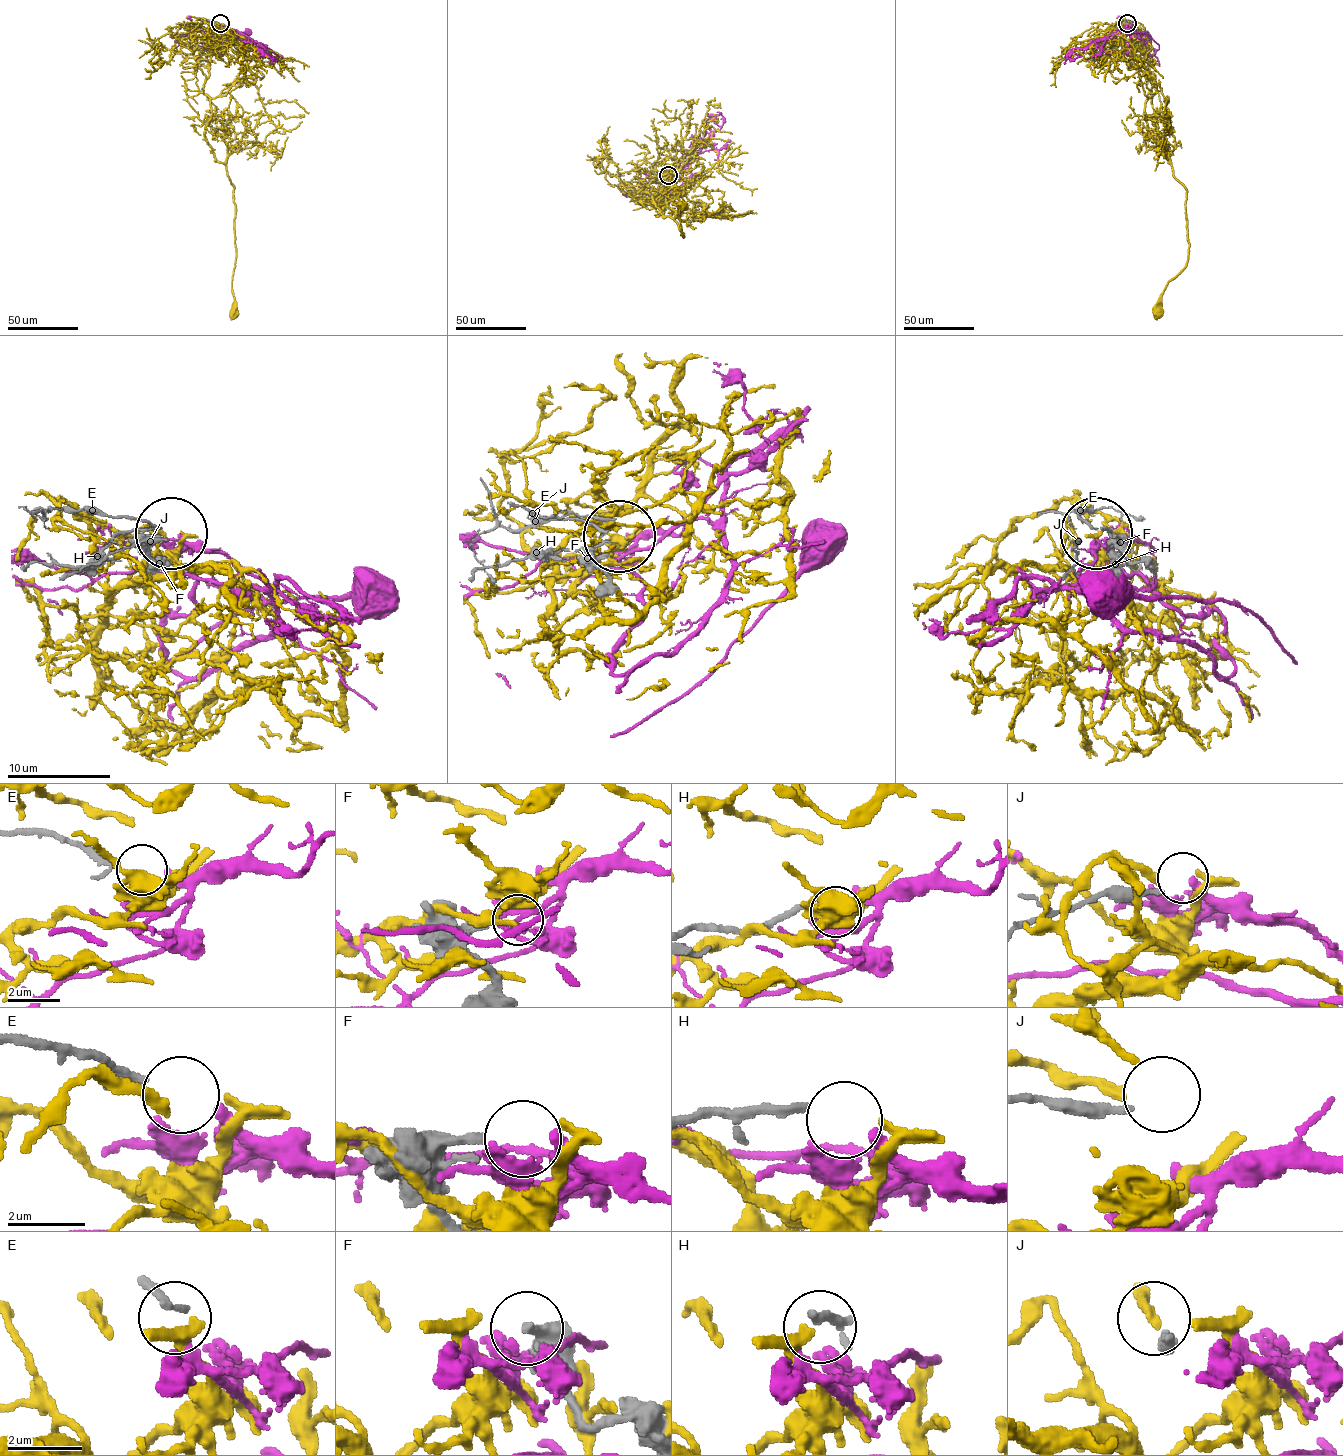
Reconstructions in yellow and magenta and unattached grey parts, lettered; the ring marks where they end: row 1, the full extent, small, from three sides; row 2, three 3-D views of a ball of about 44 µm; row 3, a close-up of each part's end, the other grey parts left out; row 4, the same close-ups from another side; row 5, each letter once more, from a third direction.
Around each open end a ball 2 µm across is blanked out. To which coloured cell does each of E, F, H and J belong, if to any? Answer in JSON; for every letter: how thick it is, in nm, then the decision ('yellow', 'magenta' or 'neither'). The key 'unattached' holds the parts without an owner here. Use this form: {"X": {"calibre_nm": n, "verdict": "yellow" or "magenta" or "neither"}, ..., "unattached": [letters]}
{"E": {"calibre_nm": 180, "verdict": "magenta"}, "F": {"calibre_nm": 260, "verdict": "neither"}, "H": {"calibre_nm": 240, "verdict": "yellow"}, "J": {"calibre_nm": 220, "verdict": "neither"}, "unattached": ["F", "J"]}

